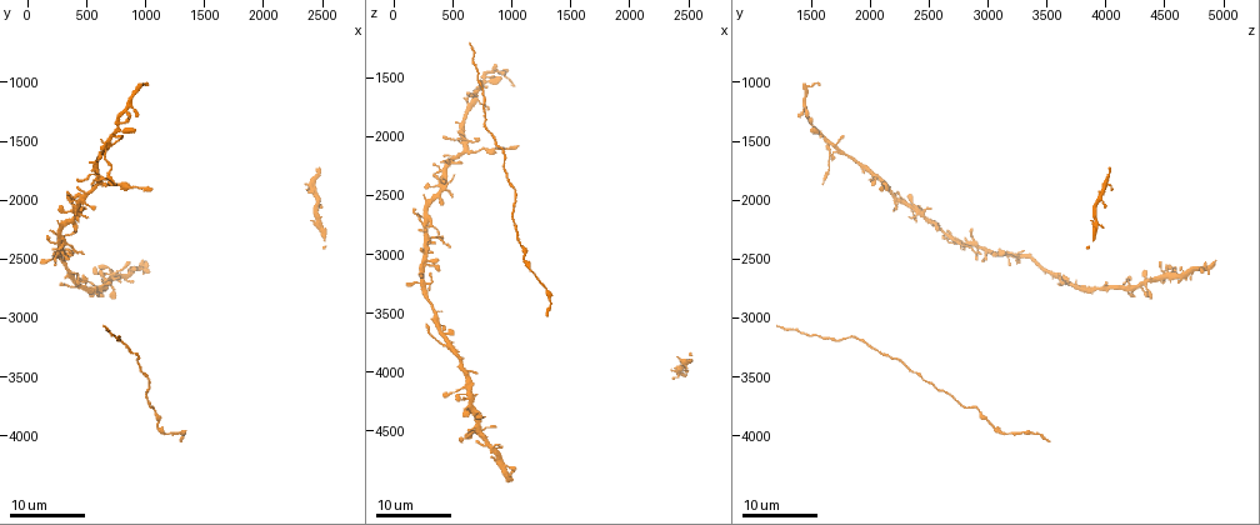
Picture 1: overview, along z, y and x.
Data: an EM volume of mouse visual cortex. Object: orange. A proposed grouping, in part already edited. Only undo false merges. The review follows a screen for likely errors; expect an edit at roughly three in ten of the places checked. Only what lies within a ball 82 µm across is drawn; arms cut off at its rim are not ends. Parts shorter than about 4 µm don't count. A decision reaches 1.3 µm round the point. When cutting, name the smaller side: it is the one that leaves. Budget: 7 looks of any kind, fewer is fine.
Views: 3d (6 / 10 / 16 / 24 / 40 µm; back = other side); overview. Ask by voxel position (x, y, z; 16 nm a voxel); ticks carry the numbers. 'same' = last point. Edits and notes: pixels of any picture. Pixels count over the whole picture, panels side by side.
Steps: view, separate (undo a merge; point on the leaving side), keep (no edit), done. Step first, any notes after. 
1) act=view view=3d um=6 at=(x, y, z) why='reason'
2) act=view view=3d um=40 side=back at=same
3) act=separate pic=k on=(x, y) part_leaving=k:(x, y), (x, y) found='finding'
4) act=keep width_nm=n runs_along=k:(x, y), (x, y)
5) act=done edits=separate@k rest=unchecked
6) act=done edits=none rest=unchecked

act=view view=3d um=24 at=(660, 1600, 1640) why='looks like a crossing'

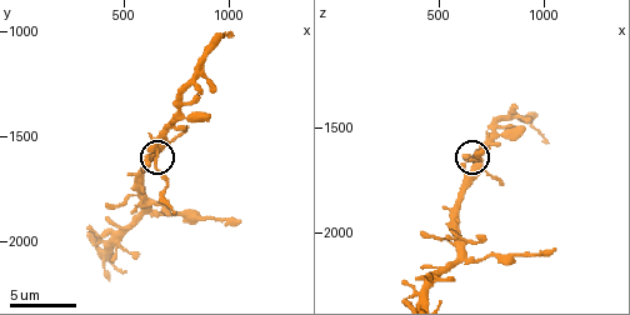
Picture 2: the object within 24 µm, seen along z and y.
act=view view=3d um=6 at=(650, 1630, 1650)

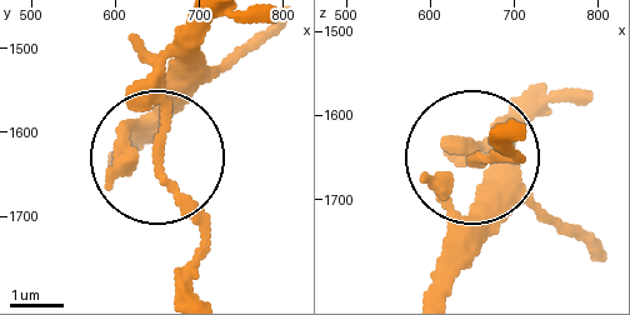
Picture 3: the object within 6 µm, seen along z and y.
act=keep runs_along=3:(431, 290), (454, 249), (454, 169), (520, 155), (511, 141) found='all the same neuron'

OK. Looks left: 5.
act=view view=3d um=24 at=(740, 3180, 1600) why='a narrow waist'

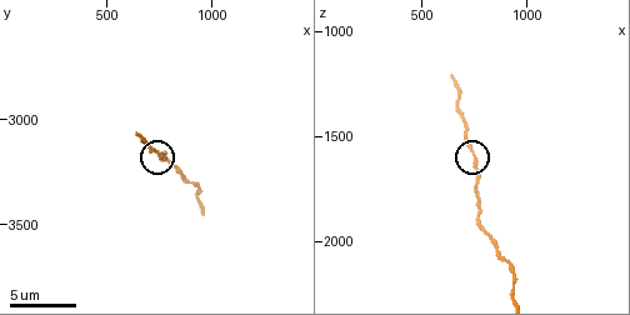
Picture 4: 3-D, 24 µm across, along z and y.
act=view view=3d um=6 at=(740, 3160, 1580) why='closer look'

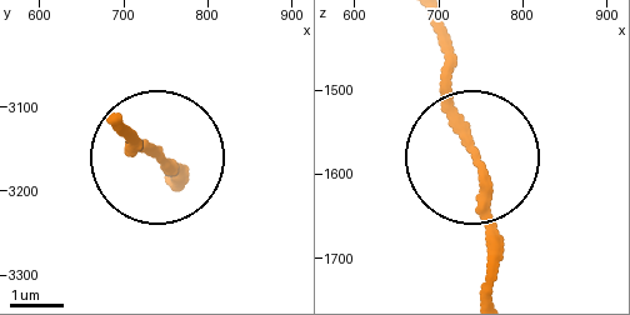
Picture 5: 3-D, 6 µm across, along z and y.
act=keep found='continuous, no second neuron'

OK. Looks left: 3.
act=view view=3d um=16 at=(740, 2620, 4500) why='four or more arms meet'

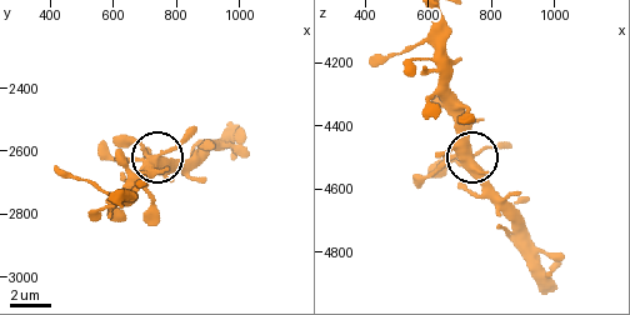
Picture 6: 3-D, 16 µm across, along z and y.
act=view view=3d um=6 at=(740, 2630, 4520)

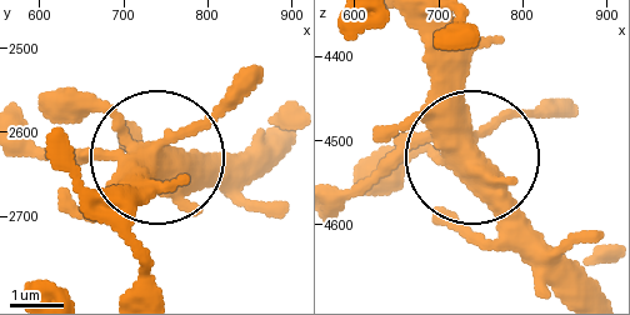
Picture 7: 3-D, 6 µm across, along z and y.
act=keep width_nm=420 runs_along=7:(418, 29), (436, 124), (561, 254) found='all the same neuron'

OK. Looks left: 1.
act=done edits=none rest=unchecked

